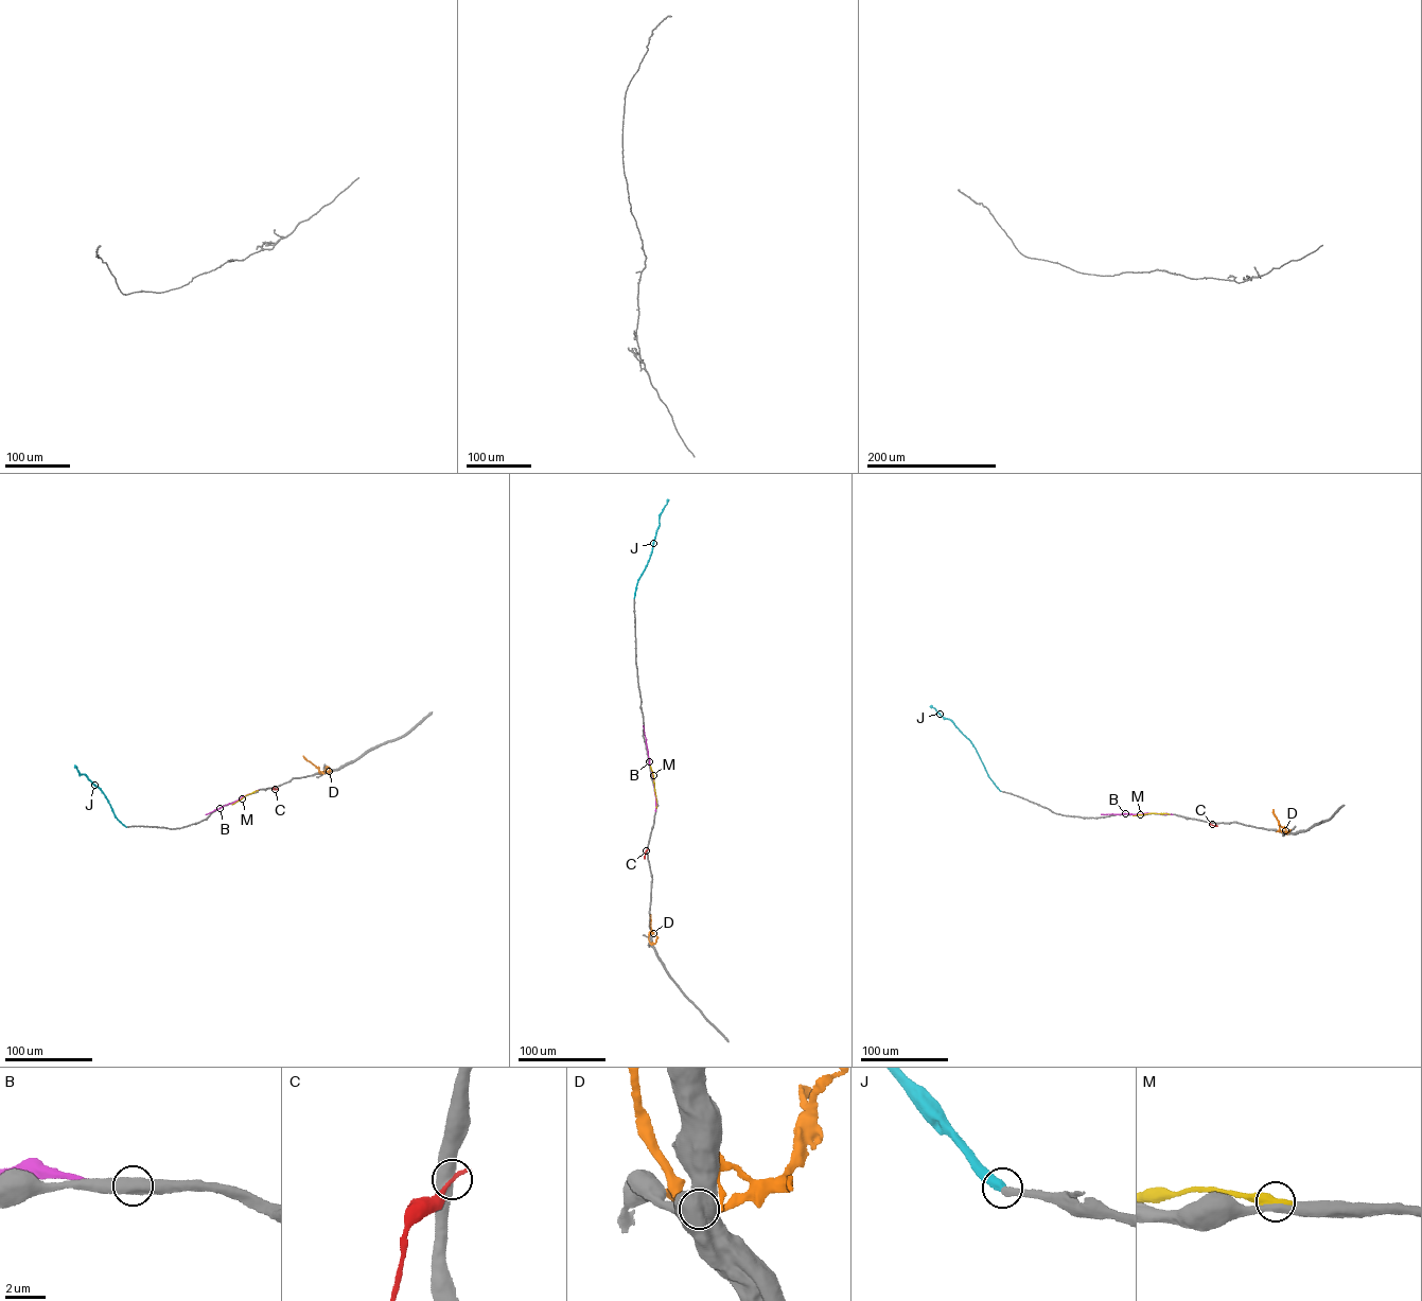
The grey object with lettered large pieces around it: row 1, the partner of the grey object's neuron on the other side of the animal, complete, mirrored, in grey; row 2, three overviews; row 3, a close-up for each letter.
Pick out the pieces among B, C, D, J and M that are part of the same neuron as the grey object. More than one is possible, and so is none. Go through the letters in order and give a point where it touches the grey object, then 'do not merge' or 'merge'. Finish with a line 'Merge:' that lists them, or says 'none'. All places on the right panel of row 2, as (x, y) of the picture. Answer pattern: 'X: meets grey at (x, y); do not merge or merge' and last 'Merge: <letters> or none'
B: meets grey at (1171, 814); do not merge
C: meets grey at (1209, 822); do not merge
D: meets grey at (1288, 832); do not merge
J: meets grey at (1000, 791); merge
M: meets grey at (1169, 813); do not merge
Merge: J

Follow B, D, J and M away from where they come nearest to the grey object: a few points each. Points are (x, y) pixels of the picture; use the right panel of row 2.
B: (1171, 814), (1101, 814)
D: (1288, 832), (1279, 829), (1273, 809)
J: (1000, 791), (970, 741), (951, 721), (930, 706)
M: (1169, 813), (1133, 815)

